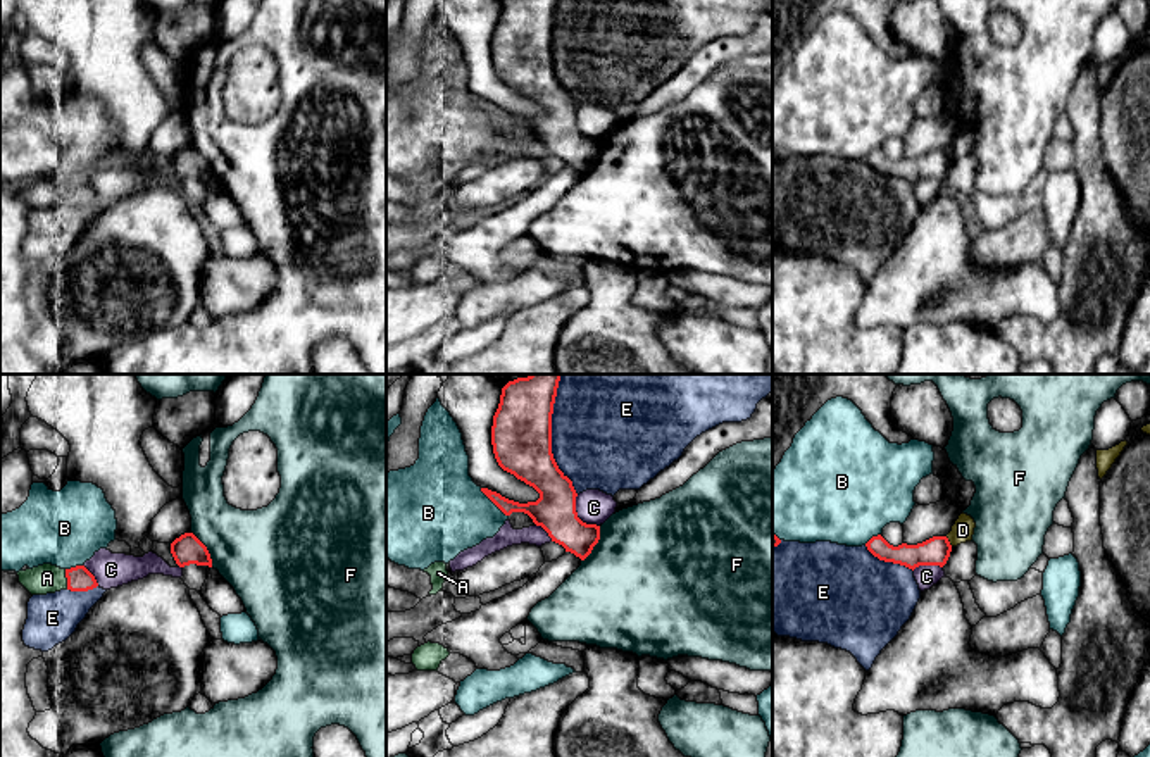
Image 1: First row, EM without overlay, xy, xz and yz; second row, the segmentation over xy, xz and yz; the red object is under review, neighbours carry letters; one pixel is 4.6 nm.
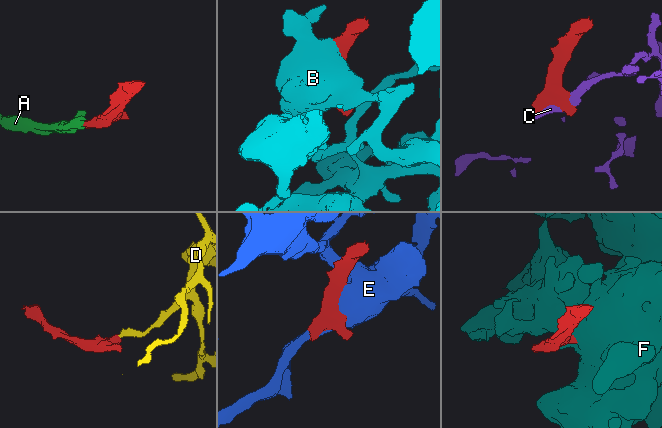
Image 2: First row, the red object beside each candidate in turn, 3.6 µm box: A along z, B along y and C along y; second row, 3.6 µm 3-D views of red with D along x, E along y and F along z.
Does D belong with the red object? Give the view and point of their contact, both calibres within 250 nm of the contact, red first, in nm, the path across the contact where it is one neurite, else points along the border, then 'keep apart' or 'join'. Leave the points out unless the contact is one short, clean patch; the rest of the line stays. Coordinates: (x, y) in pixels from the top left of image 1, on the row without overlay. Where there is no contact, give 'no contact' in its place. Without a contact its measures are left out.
meets red in yz at (949, 156); 130 nm thick on the red side, 100 nm on the other; border along yz (945, 150), (952, 159); keep apart

